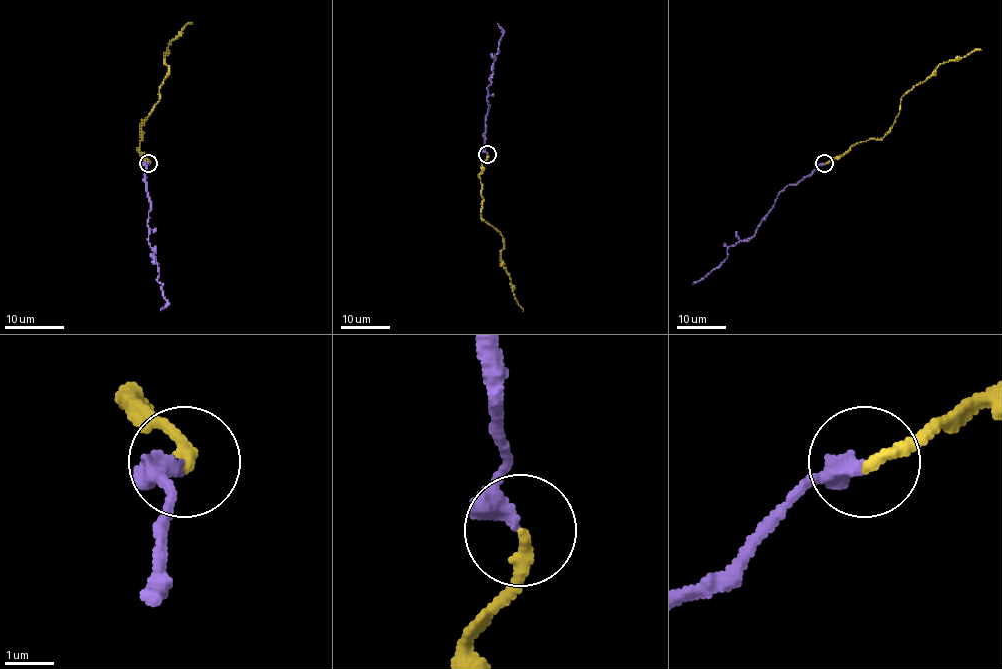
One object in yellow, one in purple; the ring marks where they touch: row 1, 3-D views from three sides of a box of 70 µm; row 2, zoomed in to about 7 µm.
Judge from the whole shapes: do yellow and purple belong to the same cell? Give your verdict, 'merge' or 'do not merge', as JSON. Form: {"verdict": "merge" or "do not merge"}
{"verdict": "merge"}

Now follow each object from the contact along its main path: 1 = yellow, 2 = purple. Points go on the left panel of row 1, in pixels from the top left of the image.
1: (148, 162), (138, 149), (142, 133), (140, 128), (159, 100), (159, 86), (166, 77), (168, 45), (192, 24)
2: (148, 162), (145, 189), (150, 203), (150, 247), (166, 304), (160, 310)

